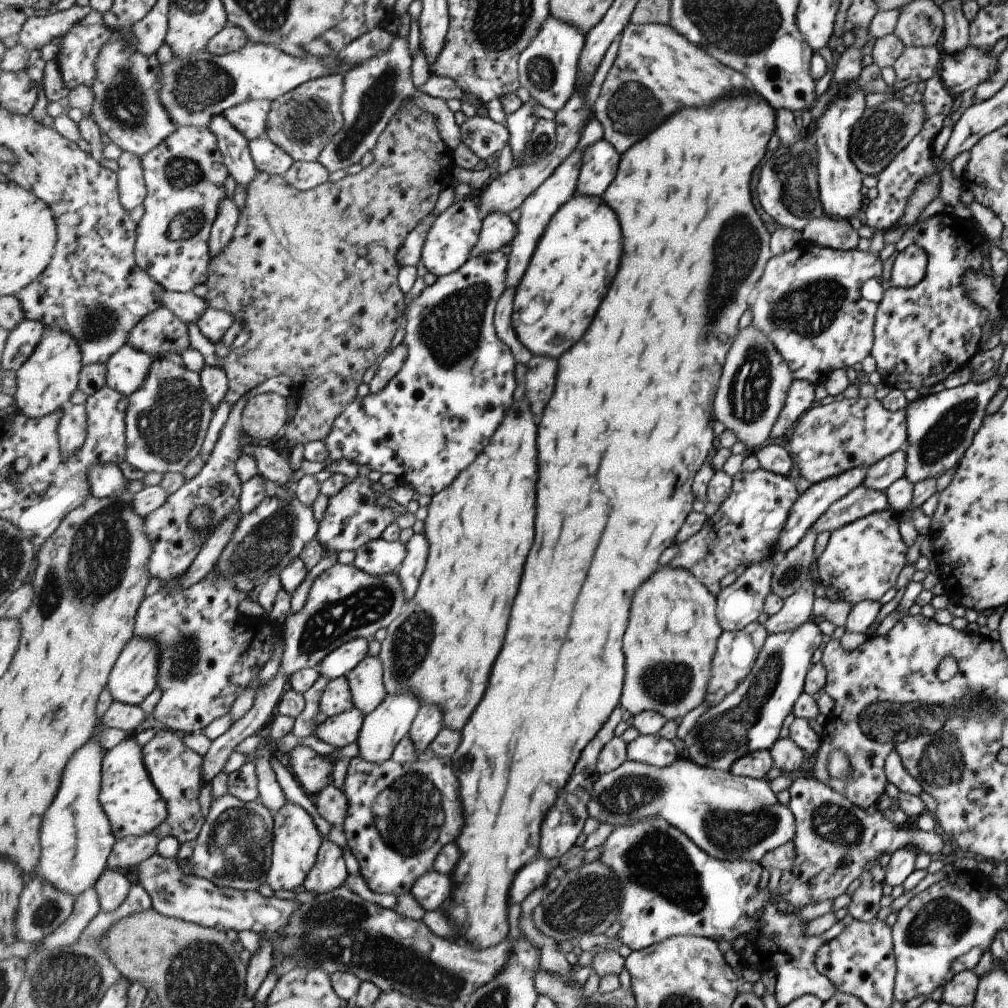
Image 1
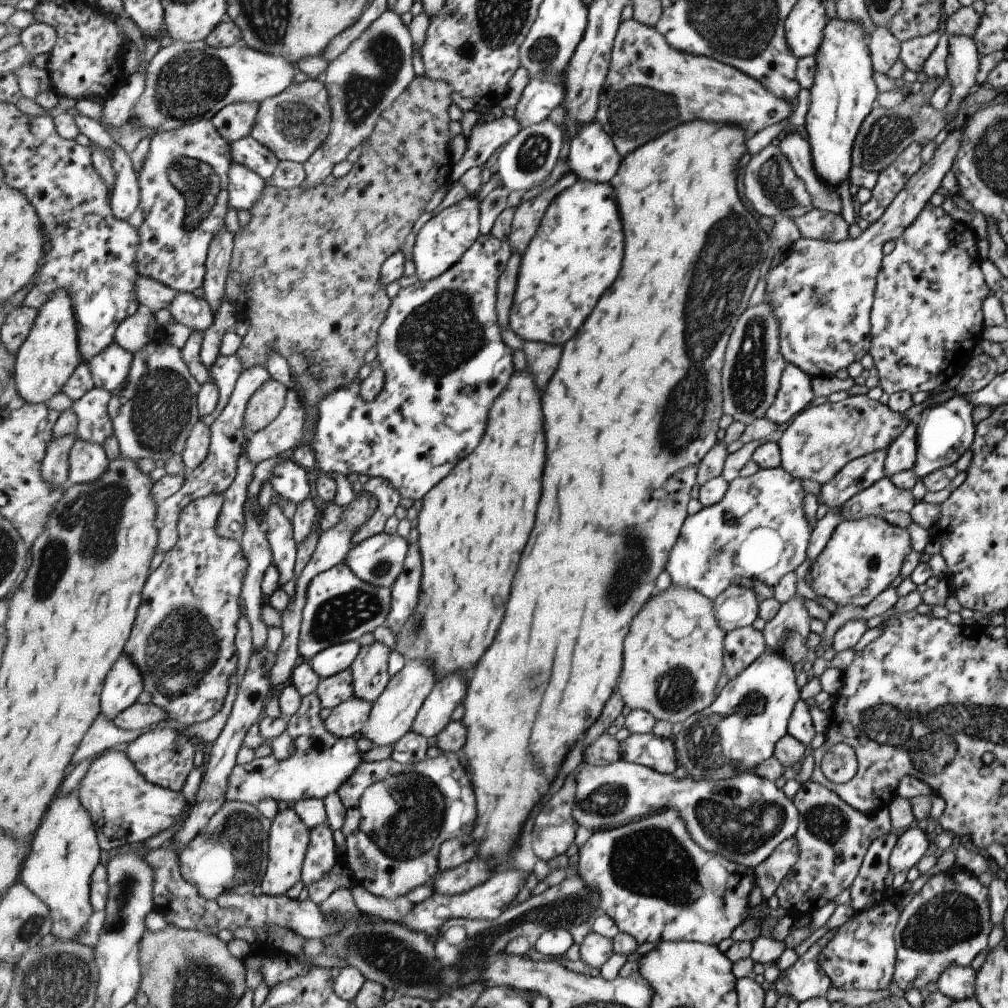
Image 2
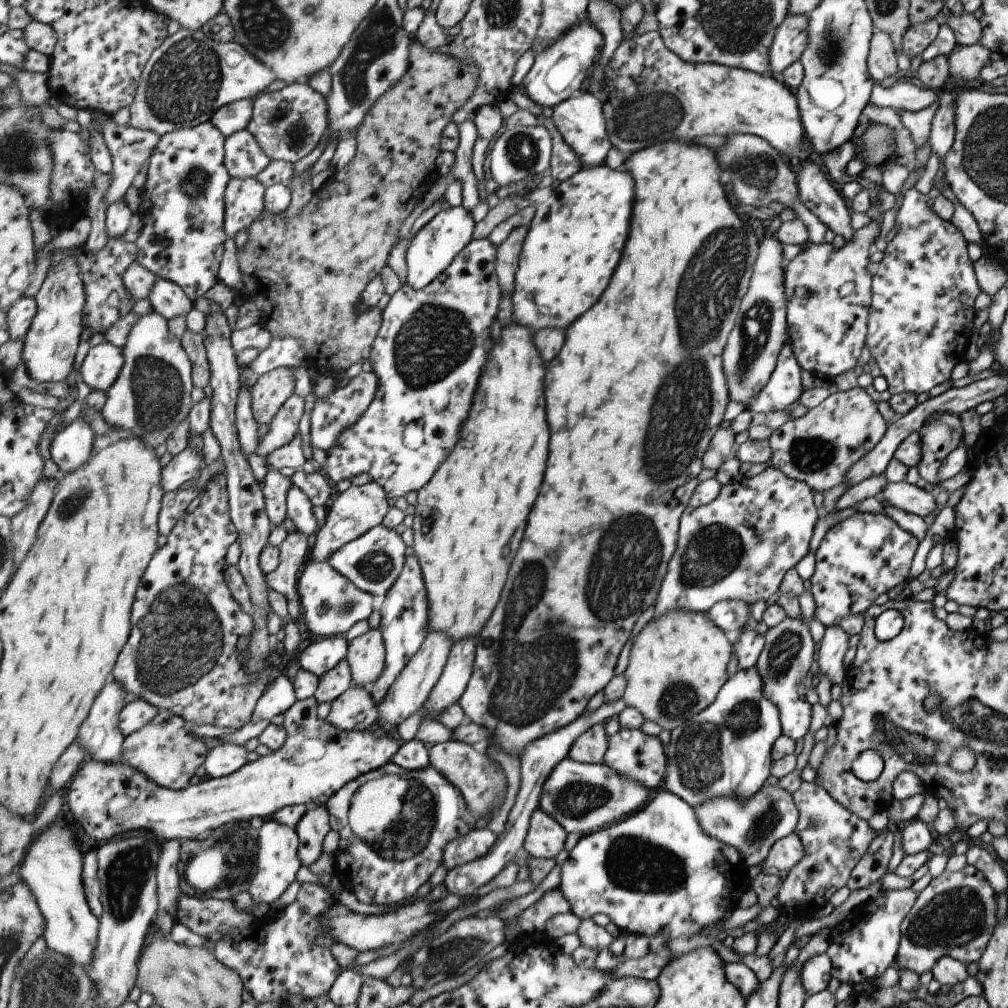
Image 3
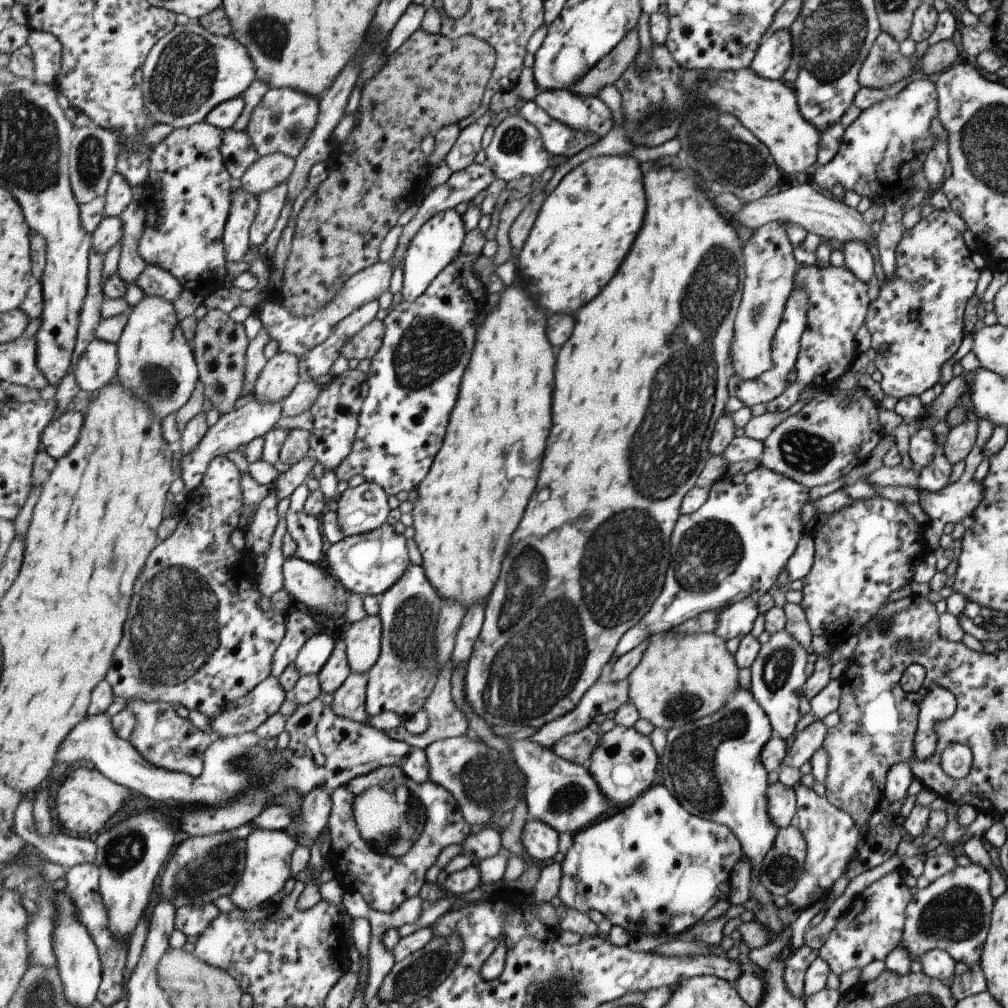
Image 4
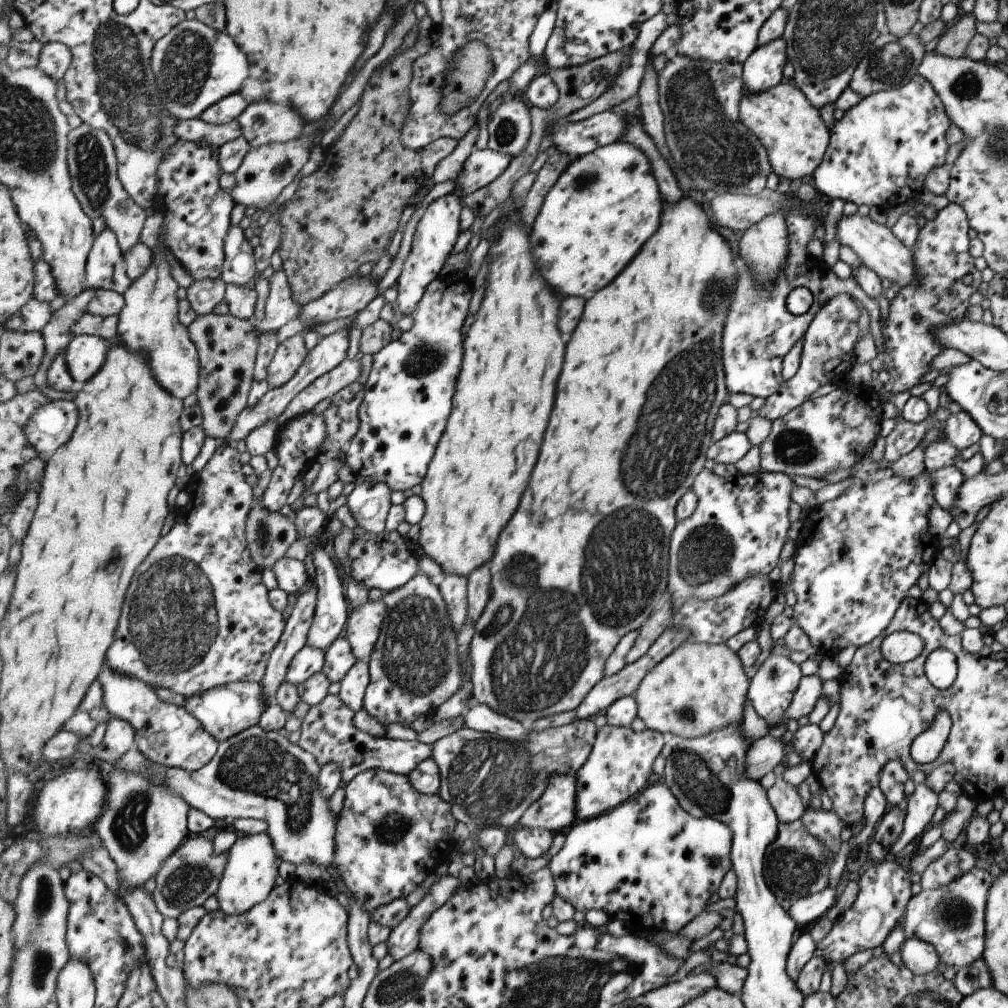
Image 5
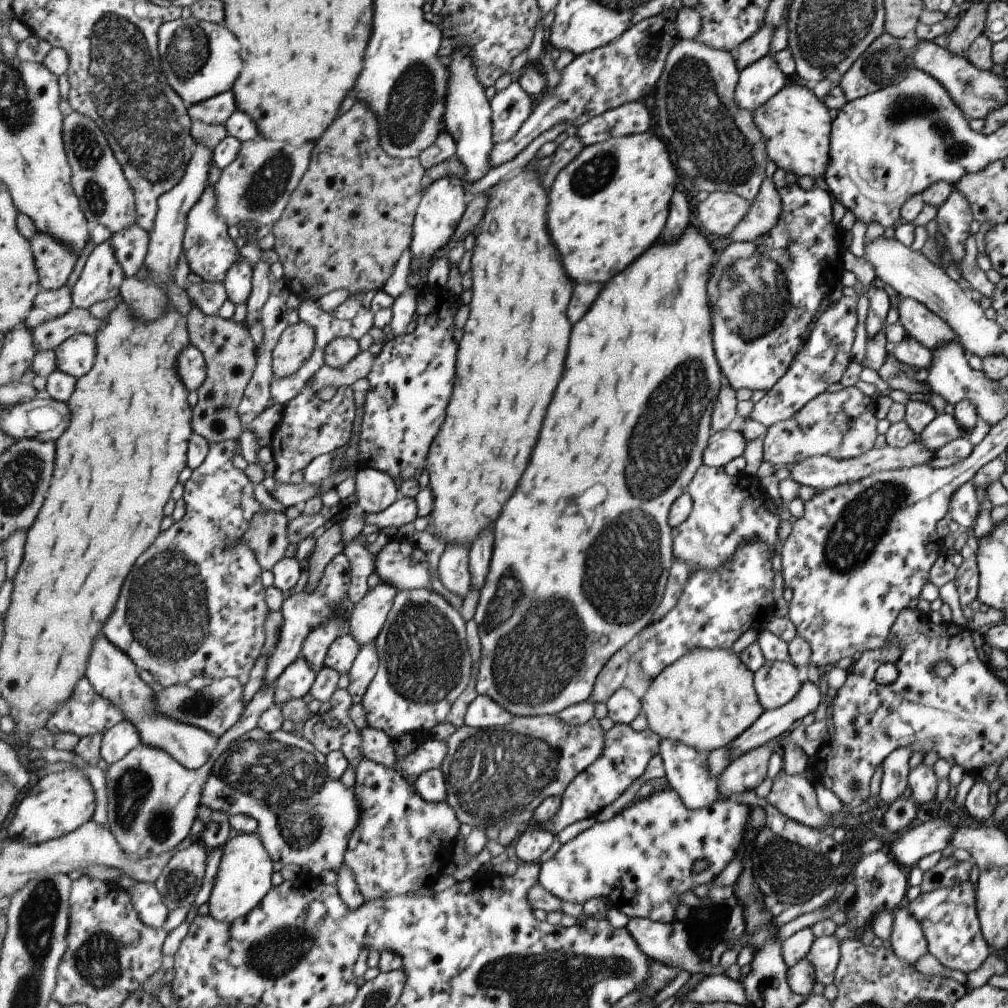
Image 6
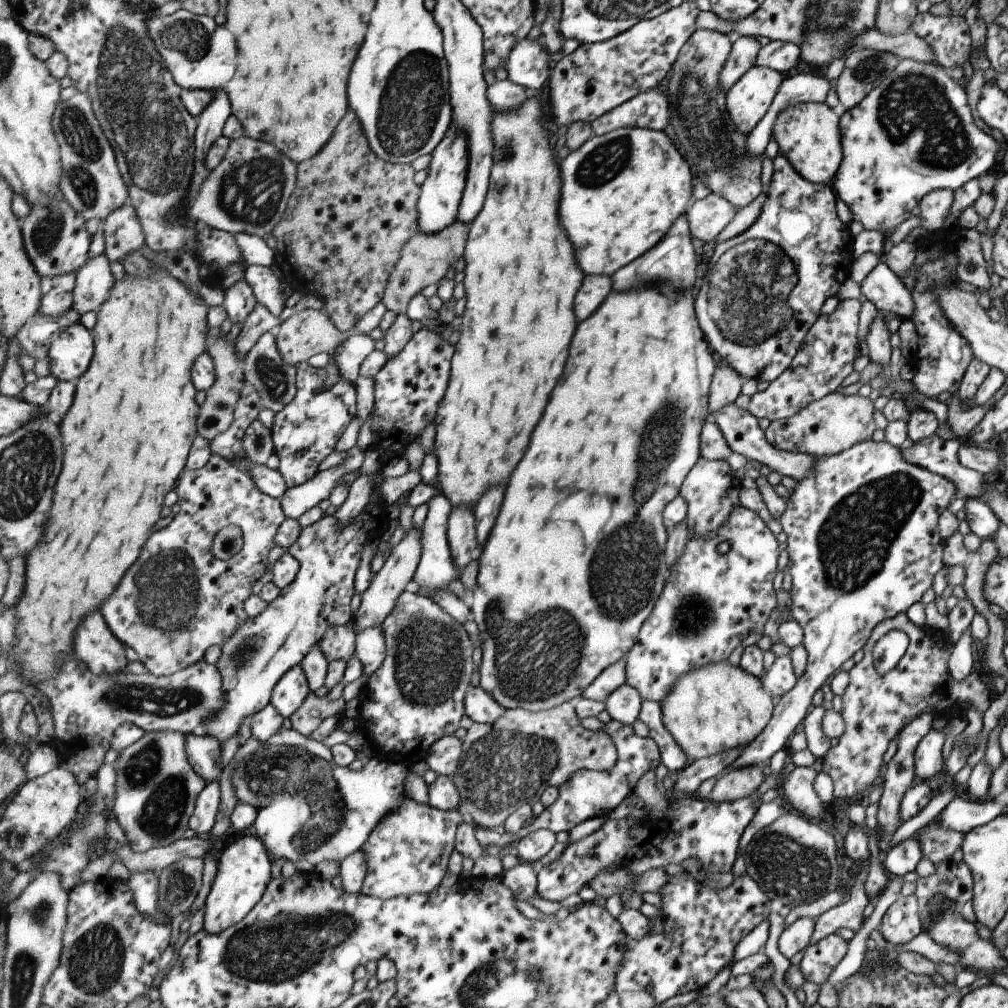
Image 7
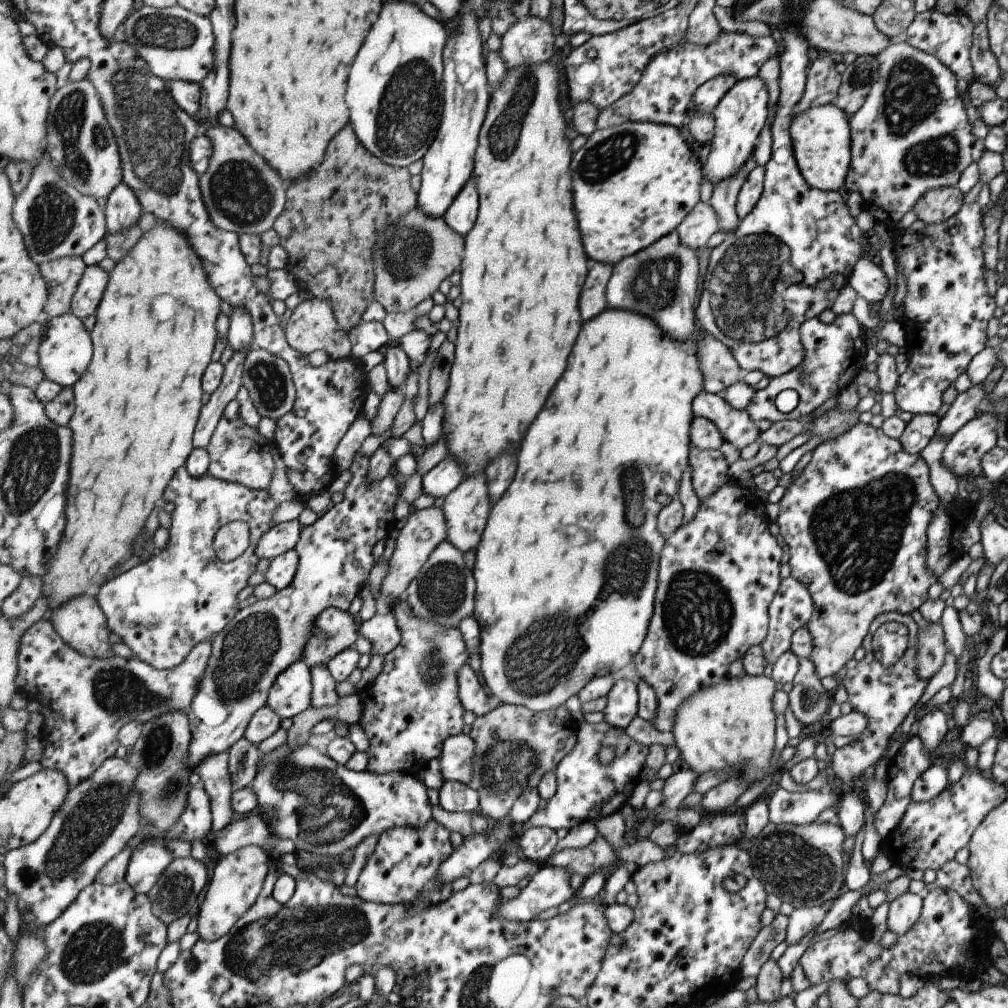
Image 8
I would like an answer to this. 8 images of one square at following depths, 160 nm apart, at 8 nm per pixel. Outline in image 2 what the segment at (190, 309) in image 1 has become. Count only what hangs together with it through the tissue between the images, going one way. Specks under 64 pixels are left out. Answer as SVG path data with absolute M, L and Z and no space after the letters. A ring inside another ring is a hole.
M140 276L136 284L136 293L143 309L156 313L169 309L176 296L179 296L180 291L157 279Z

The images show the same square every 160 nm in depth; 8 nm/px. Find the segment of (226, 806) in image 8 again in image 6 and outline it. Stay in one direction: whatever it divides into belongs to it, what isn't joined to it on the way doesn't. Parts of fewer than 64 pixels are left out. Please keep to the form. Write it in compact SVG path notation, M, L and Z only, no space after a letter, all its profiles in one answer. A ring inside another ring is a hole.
M105 636L97 640L89 660L89 674L86 676L97 692L109 702L115 703L139 731L142 744L169 752L189 770L201 768L219 746L219 737L204 728L178 721L158 709L156 694L149 684L139 676L137 665L117 645L113 646Z

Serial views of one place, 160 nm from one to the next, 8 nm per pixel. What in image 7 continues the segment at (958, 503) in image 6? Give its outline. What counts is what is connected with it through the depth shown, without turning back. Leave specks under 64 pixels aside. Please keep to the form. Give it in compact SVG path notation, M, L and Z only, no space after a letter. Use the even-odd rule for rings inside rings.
M965 498L965 516L967 526L972 534L980 540L992 540L999 528L996 516L989 510L985 502L979 498Z

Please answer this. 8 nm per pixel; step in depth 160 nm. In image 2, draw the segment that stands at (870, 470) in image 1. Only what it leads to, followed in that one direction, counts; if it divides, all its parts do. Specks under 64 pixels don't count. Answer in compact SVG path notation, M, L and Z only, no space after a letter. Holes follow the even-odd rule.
M913 419L886 448L883 461L883 478L889 479L895 473L912 468L916 455L915 429L916 421Z

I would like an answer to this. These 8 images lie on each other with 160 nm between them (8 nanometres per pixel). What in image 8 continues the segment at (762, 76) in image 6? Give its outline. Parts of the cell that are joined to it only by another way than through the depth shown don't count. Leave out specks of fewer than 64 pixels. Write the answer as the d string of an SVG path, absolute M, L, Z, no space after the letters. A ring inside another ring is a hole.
M755 76L735 82L729 89L729 92L723 97L723 100L717 105L717 108L714 110L716 114L716 133L711 146L704 153L707 156L707 162L703 162L705 177L713 186L737 172L743 166L744 160L747 160L747 157L753 152L756 143L759 141L760 130L767 122L767 118L769 118L768 100L768 89L764 80Z

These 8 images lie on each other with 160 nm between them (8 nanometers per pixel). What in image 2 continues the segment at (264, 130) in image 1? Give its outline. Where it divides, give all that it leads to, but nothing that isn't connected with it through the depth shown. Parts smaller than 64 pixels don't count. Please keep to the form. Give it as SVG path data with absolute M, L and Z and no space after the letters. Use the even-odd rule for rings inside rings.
M260 102L233 103L220 110L212 121L232 143L252 134L259 112Z

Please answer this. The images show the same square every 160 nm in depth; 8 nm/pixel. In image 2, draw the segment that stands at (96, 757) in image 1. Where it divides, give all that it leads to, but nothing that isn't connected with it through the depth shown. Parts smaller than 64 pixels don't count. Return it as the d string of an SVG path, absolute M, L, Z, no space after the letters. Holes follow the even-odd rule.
M76 790L69 793L69 796L61 796L61 798L57 798L57 802L53 802L53 806L49 808L49 814L45 814L45 822L41 824L41 830L37 832L37 838L33 838L31 844L33 844L33 848L29 850L22 868L20 882L23 882L49 905L54 920L51 933L58 938L57 941L76 941L77 934L89 922L89 918L94 912L92 878L95 869L100 865L102 849L96 822L93 820L92 814L81 804Z

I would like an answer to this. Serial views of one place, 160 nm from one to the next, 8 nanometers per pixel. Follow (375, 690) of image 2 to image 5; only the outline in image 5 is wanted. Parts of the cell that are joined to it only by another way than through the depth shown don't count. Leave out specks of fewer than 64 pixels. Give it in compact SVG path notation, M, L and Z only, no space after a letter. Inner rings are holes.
M382 598L376 602L365 602L365 605L351 612L345 637L350 640L358 660L371 658L387 616L388 606Z

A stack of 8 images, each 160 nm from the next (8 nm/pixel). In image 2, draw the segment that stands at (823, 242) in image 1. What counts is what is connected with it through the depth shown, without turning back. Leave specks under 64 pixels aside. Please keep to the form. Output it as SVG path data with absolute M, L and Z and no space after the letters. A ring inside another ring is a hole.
M814 208L807 214L794 218L793 222L804 239L837 242L847 238L848 224L839 213Z

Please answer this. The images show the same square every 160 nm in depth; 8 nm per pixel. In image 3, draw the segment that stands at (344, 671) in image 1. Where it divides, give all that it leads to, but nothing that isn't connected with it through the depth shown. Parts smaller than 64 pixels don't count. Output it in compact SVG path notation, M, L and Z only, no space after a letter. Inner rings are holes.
M345 636L325 637L310 644L299 656L301 668L322 677L333 670L349 652L350 640Z

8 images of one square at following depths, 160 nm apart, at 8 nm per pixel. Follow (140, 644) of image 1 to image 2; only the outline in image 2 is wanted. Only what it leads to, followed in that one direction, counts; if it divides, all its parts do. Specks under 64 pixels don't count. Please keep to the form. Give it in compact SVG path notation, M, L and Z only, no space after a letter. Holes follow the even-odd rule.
M127 654L121 656L113 674L108 674L102 694L102 712L113 719L133 706L145 690L144 674L138 664Z

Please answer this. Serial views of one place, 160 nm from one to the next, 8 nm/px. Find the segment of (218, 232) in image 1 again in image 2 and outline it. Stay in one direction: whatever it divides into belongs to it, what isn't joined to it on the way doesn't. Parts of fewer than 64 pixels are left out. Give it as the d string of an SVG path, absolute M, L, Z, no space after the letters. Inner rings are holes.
M223 229L216 234L208 254L207 273L204 280L205 298L210 302L216 313L221 302L224 301L224 294L227 290L227 277L229 267L234 253L234 240L236 235L229 229Z

